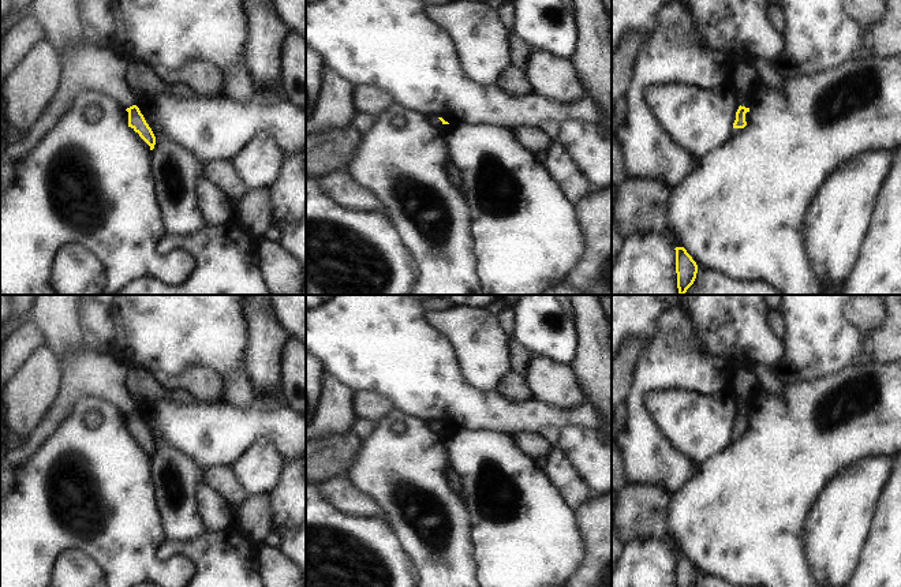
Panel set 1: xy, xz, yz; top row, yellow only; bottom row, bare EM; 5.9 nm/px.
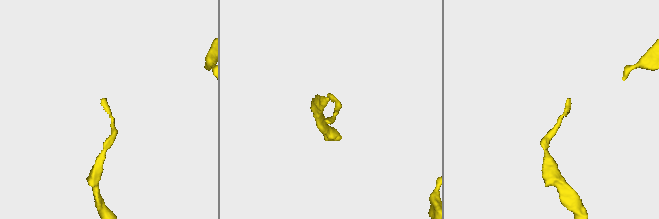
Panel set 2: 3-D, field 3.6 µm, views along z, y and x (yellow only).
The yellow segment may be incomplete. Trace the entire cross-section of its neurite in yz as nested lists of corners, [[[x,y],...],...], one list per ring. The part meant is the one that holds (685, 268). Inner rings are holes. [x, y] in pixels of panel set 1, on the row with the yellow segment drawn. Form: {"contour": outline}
{"contour": [[[676,247],[676,273],[677,288],[680,295],[685,295],[687,289],[693,284],[698,273],[698,265],[684,247]]]}

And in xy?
{"contour": [[[86,41],[67,48],[60,63],[63,72],[56,93],[34,124],[8,146],[5,160],[12,164],[19,162],[42,141],[81,91],[97,91],[111,97],[121,109],[128,112],[128,127],[139,134],[150,150],[154,149],[156,137],[137,106],[137,98],[126,85],[128,61],[117,57],[108,48],[97,48]]]}

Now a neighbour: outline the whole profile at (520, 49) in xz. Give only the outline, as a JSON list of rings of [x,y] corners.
[[[509,33],[509,46],[511,66],[517,68],[520,72],[524,72],[526,61],[530,52],[532,51],[531,45],[519,38],[517,35]]]

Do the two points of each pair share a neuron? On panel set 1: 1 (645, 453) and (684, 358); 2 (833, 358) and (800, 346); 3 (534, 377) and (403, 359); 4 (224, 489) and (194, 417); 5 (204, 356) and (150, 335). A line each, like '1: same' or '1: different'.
1: same
2: same
3: different
4: different
5: same

